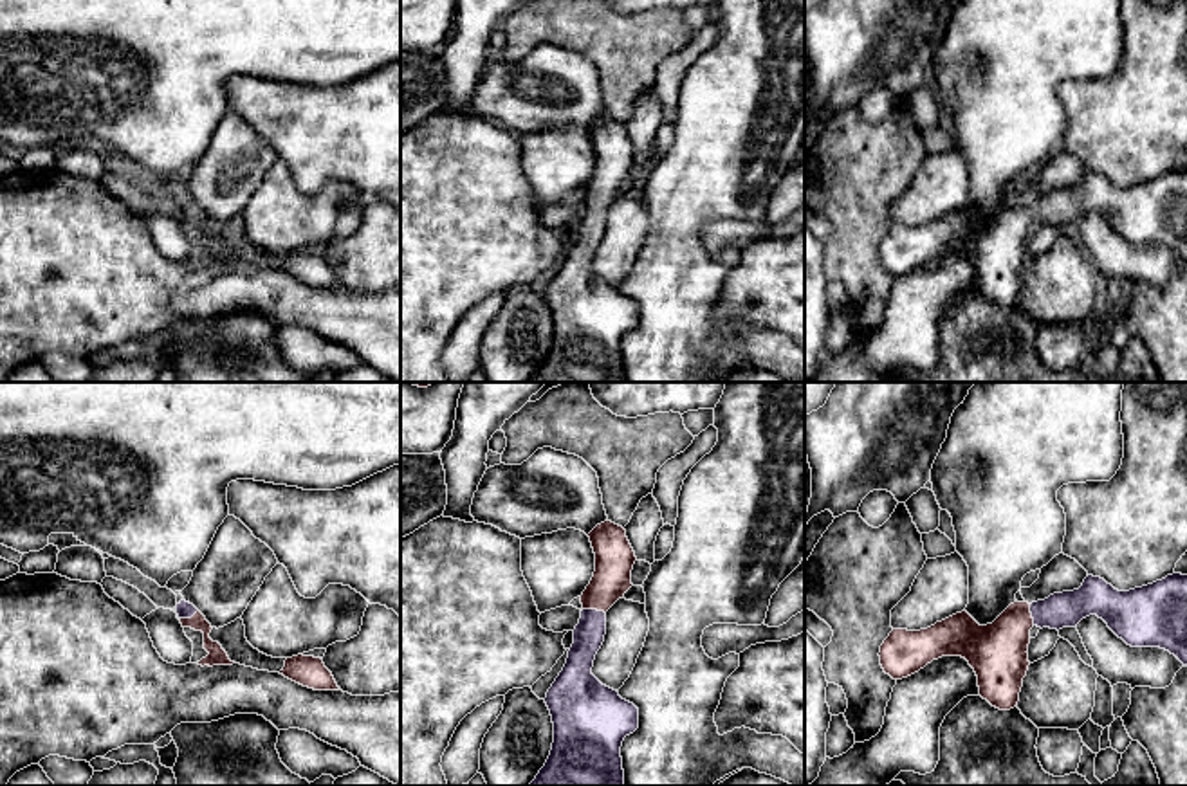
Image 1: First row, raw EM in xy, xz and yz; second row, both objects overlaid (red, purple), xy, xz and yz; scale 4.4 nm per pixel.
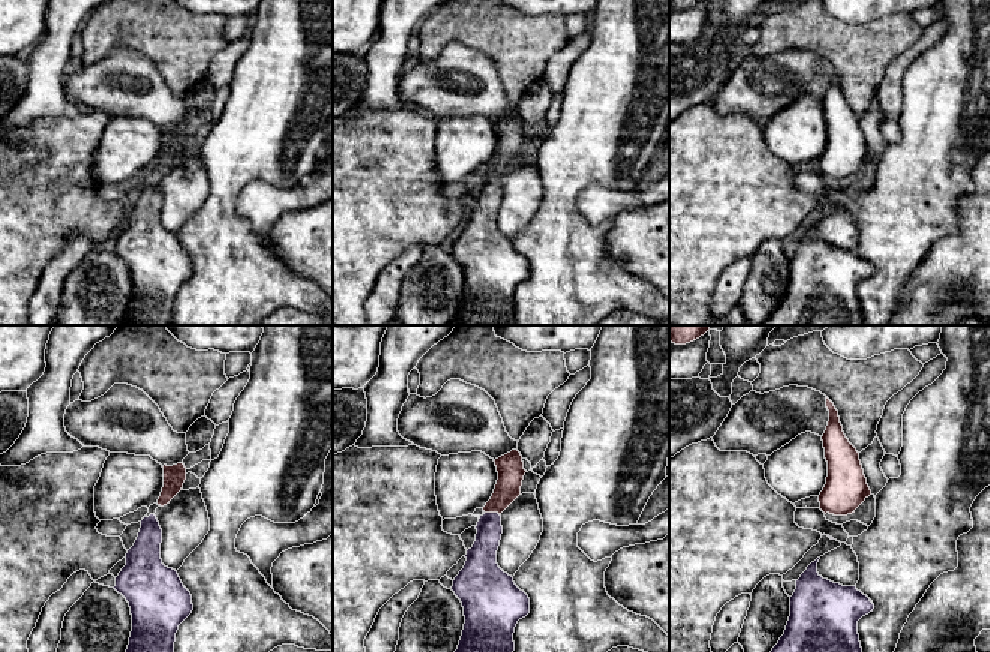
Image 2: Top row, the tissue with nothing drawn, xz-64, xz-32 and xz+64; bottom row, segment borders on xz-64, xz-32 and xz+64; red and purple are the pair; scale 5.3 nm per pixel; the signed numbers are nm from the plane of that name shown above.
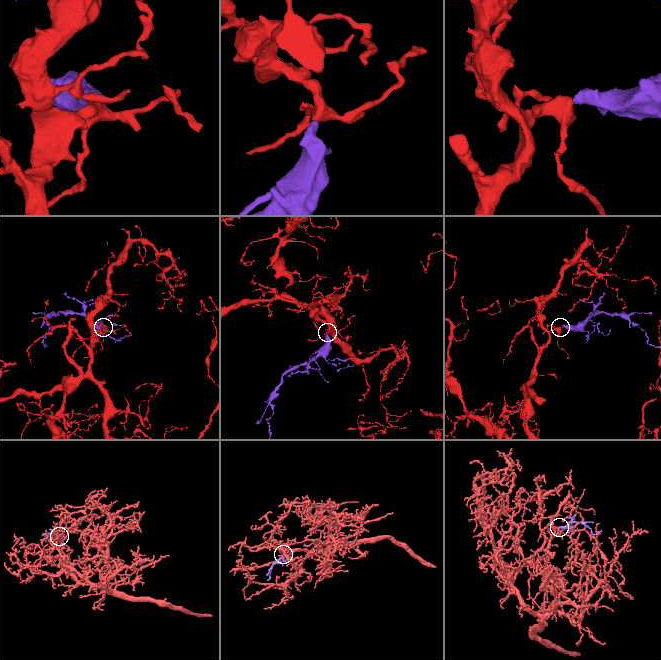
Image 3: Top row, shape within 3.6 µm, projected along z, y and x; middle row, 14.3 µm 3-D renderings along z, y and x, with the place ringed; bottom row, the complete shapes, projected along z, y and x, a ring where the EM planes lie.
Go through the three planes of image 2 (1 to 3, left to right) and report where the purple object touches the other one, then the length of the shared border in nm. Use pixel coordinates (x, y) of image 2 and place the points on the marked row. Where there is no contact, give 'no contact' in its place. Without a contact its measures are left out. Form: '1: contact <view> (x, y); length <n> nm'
1: no contact
2: contact xz-32 (492, 511); length 80 nm
3: no contact

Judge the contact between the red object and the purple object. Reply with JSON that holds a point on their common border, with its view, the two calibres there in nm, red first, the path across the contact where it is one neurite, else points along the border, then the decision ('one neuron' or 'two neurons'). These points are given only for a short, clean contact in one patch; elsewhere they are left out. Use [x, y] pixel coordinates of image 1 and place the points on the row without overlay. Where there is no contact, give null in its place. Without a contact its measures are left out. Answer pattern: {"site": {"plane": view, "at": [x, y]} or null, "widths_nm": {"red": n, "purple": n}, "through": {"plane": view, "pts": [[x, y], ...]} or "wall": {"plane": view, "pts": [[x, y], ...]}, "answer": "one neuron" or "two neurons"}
{"site": {"plane": "xz", "at": [594, 204]}, "widths_nm": {"red": 180, "purple": 140}, "through": {"plane": "xz", "pts": [[614, 152], [612, 175], [594, 204], [588, 231]]}, "answer": "one neuron"}

